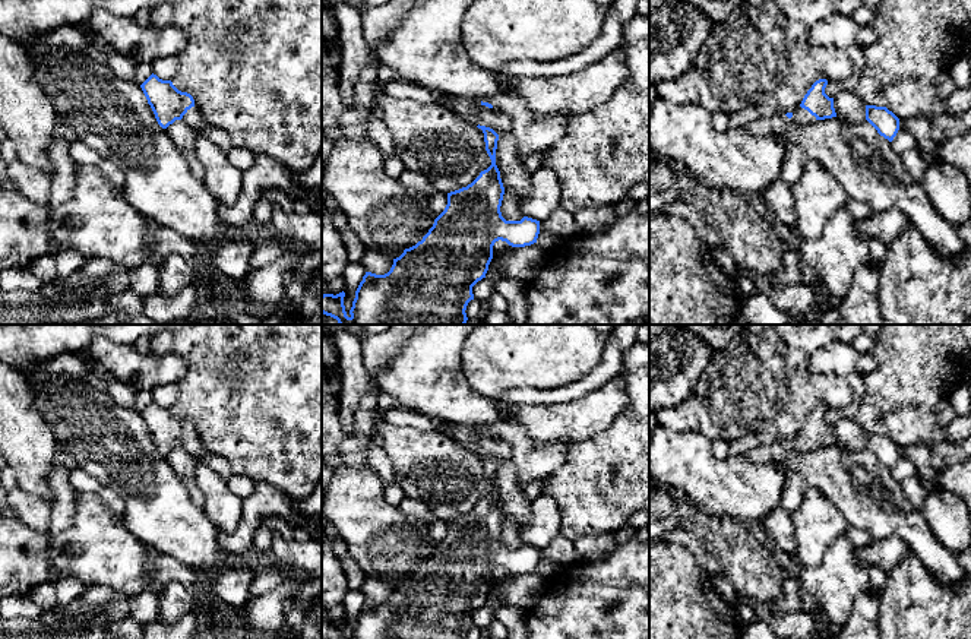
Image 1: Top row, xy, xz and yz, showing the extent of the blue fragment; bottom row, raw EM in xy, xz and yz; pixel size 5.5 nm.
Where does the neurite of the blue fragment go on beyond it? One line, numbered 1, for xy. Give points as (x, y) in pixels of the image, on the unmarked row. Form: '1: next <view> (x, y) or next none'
1: next xy (193, 445)

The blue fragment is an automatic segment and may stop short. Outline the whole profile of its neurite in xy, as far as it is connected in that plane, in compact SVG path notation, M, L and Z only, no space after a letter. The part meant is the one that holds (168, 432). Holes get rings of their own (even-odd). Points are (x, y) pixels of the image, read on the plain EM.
M152 401L140 415L162 456L183 446L190 455L200 461L209 450L194 433L193 424L178 418L171 408L162 408Z

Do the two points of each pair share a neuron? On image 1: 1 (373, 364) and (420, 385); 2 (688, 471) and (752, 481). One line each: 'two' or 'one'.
1: two
2: one

